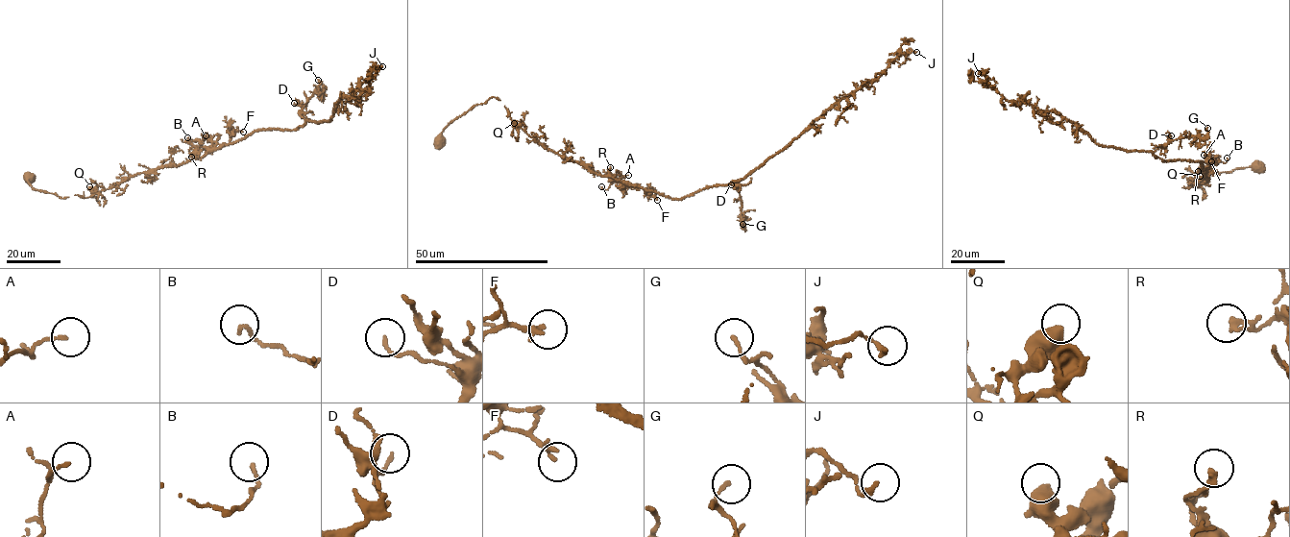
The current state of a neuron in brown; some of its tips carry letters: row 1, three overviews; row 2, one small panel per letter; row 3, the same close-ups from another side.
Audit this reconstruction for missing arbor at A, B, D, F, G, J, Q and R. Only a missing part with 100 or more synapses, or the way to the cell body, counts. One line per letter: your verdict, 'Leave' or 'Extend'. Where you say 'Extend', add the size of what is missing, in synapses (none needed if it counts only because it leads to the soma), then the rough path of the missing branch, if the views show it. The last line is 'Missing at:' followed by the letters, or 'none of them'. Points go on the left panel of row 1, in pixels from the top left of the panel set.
A: Leave
B: Leave
D: Leave
F: Leave
G: Leave
J: Leave
Q: Leave
R: Leave
Missing at: none of them

